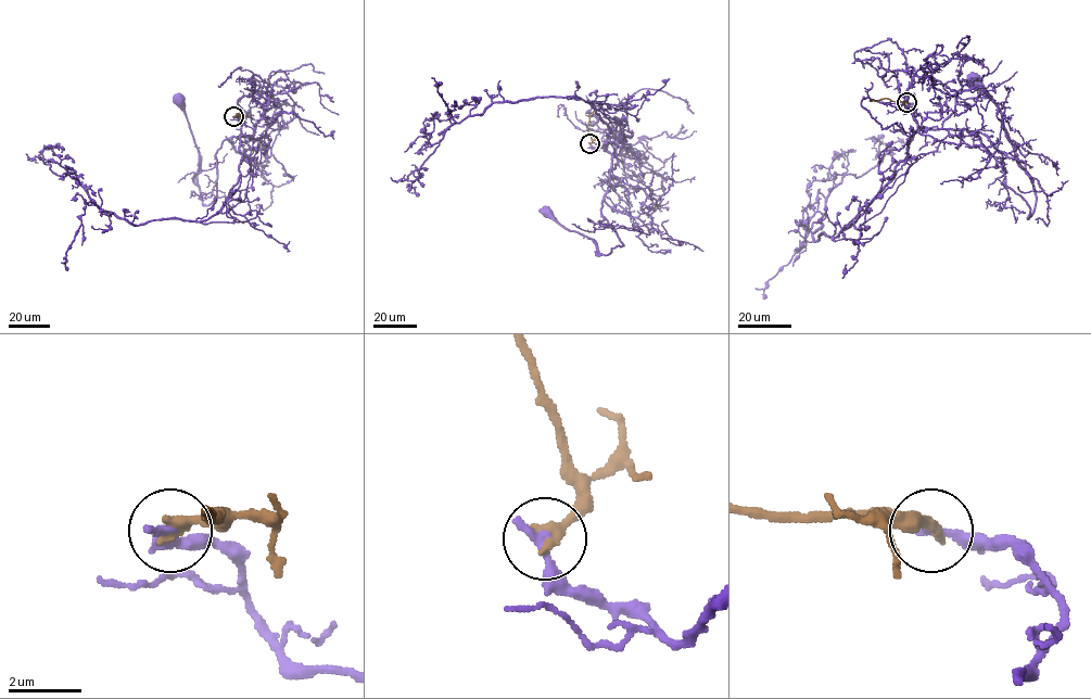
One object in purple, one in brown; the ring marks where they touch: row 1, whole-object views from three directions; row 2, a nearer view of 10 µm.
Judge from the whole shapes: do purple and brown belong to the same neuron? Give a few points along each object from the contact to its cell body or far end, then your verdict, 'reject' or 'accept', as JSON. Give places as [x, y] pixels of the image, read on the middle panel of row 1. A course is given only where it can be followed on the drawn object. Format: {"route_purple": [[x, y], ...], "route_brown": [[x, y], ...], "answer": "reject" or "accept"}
{"route_purple": [[590, 143], [598, 150], [617, 147], [600, 208], [623, 245], [598, 252], [591, 239], [545, 212]], "route_brown": [[590, 143], [587, 125], [595, 110]], "answer": "reject"}

